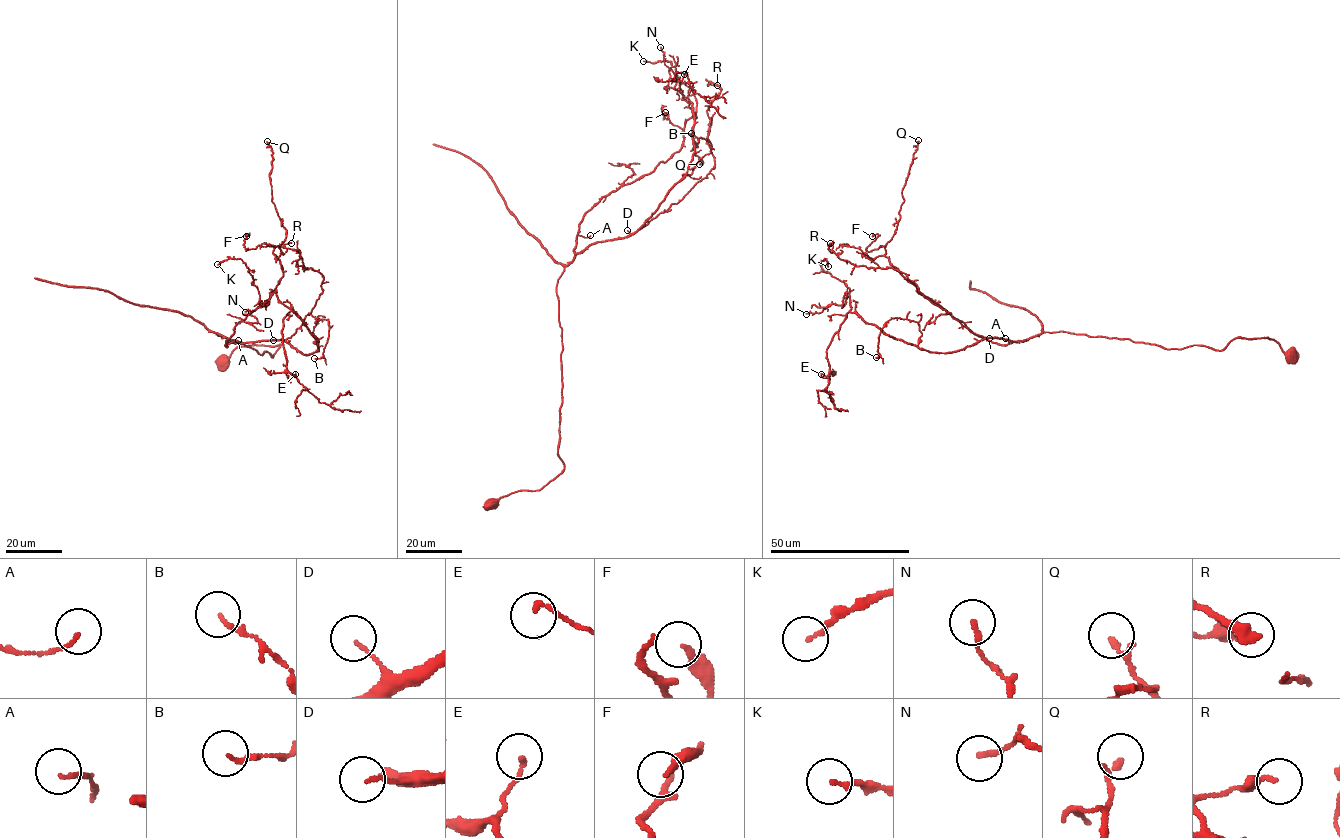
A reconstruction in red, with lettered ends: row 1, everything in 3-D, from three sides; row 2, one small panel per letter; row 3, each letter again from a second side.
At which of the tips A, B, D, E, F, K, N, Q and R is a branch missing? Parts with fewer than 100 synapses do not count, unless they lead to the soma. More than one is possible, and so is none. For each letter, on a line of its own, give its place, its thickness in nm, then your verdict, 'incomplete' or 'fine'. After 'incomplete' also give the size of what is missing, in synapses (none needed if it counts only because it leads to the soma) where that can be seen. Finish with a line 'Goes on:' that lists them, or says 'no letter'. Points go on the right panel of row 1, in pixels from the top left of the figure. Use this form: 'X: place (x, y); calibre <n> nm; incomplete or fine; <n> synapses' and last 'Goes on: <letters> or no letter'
A: place (1005, 338); calibre 100 nm; fine
B: place (876, 357); calibre 140 nm; fine
D: place (989, 338); calibre 90 nm; fine
E: place (821, 374); calibre 160 nm; fine
F: place (872, 236); calibre 260 nm; fine
K: place (828, 266); calibre 170 nm; fine
N: place (806, 314); calibre 160 nm; fine
Q: place (918, 140); calibre 120 nm; fine
R: place (830, 243); calibre 280 nm; fine
Goes on: no letter

